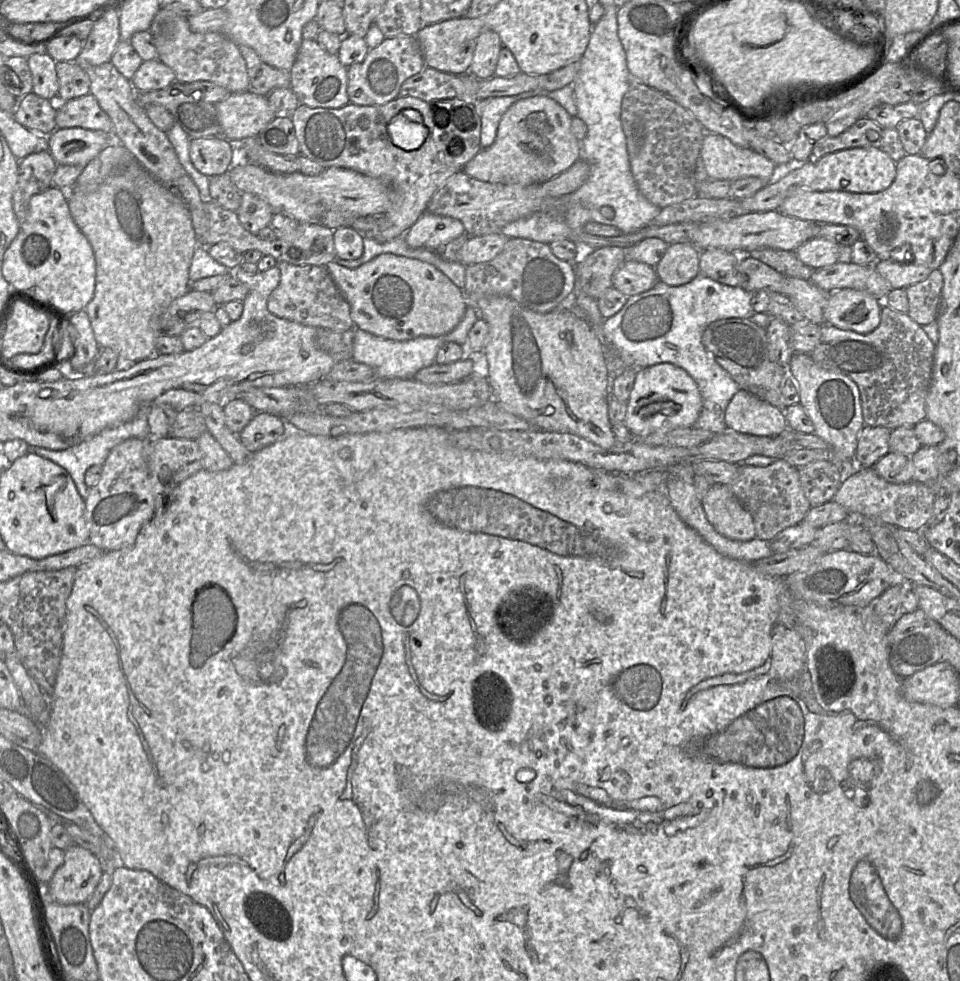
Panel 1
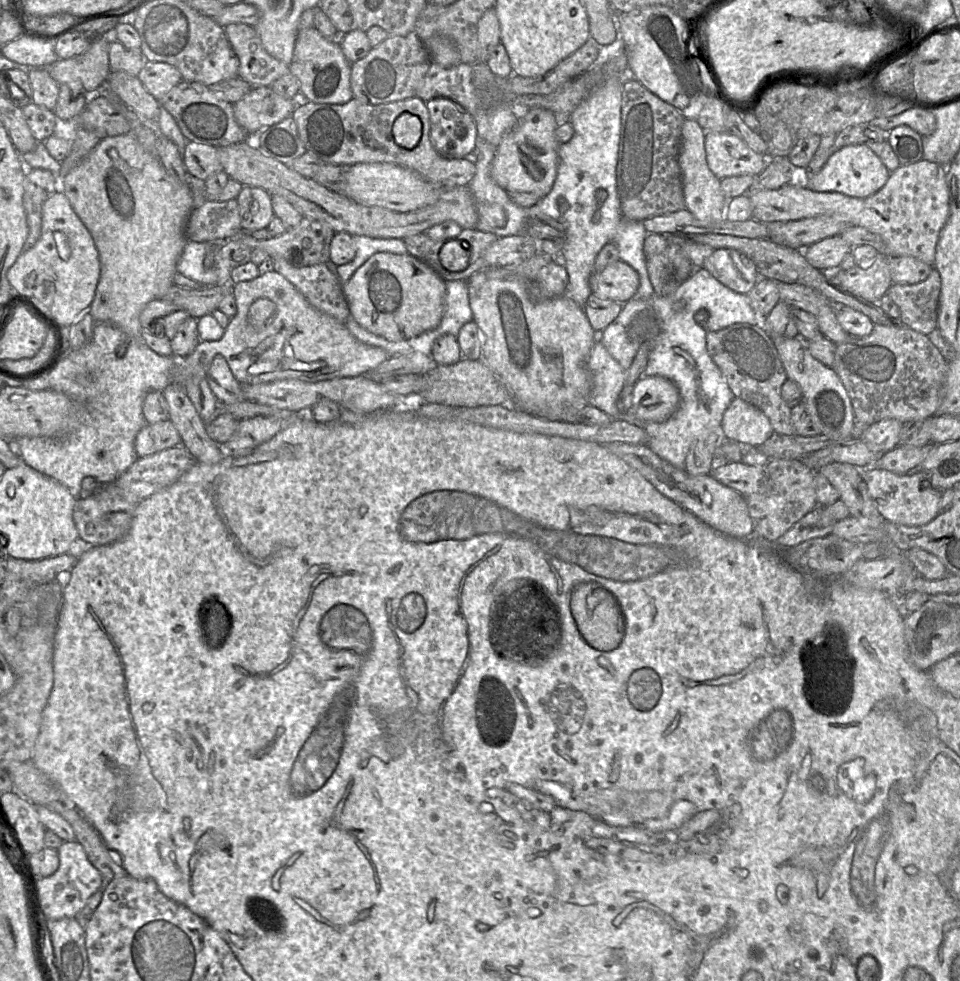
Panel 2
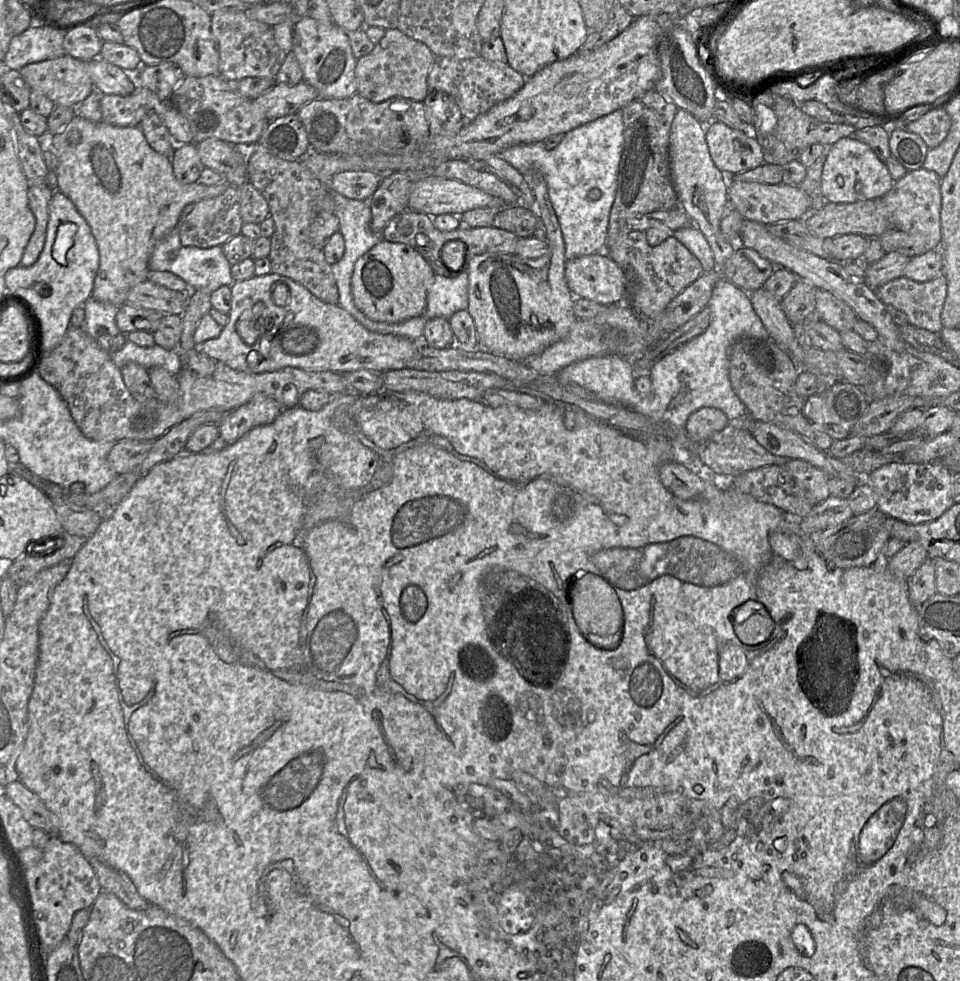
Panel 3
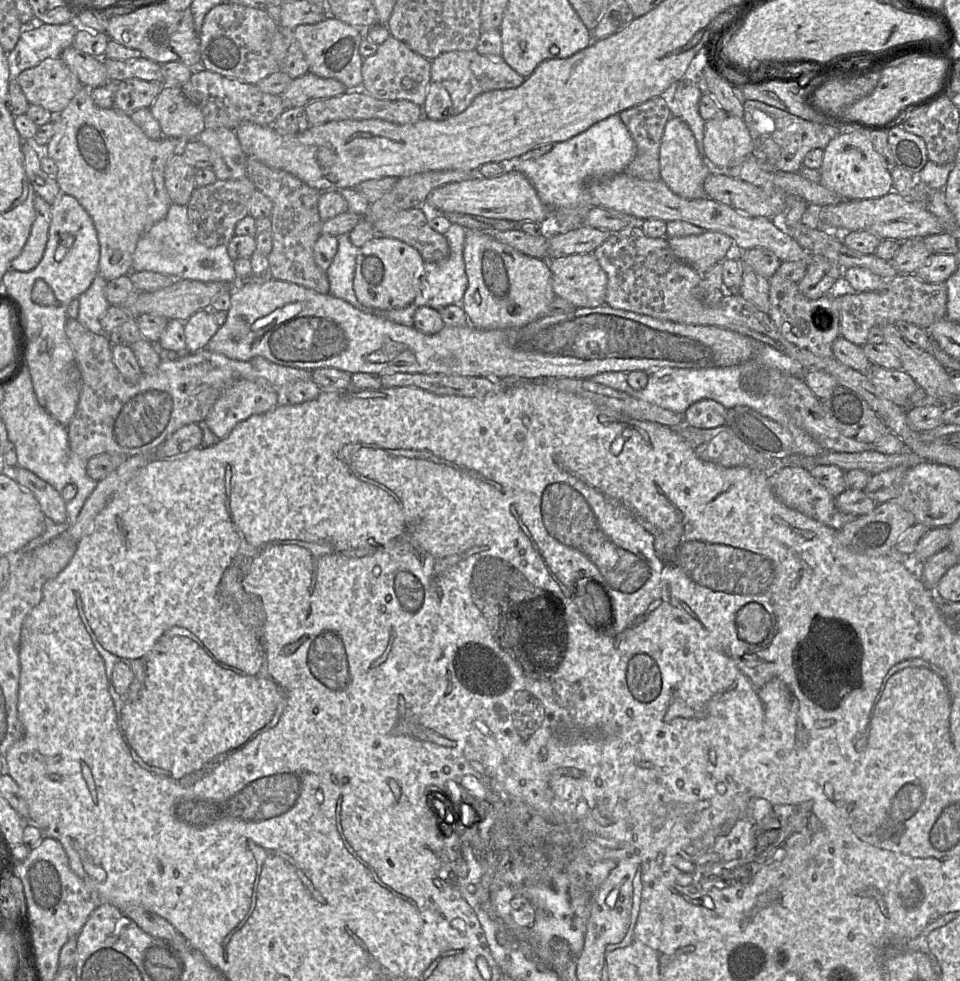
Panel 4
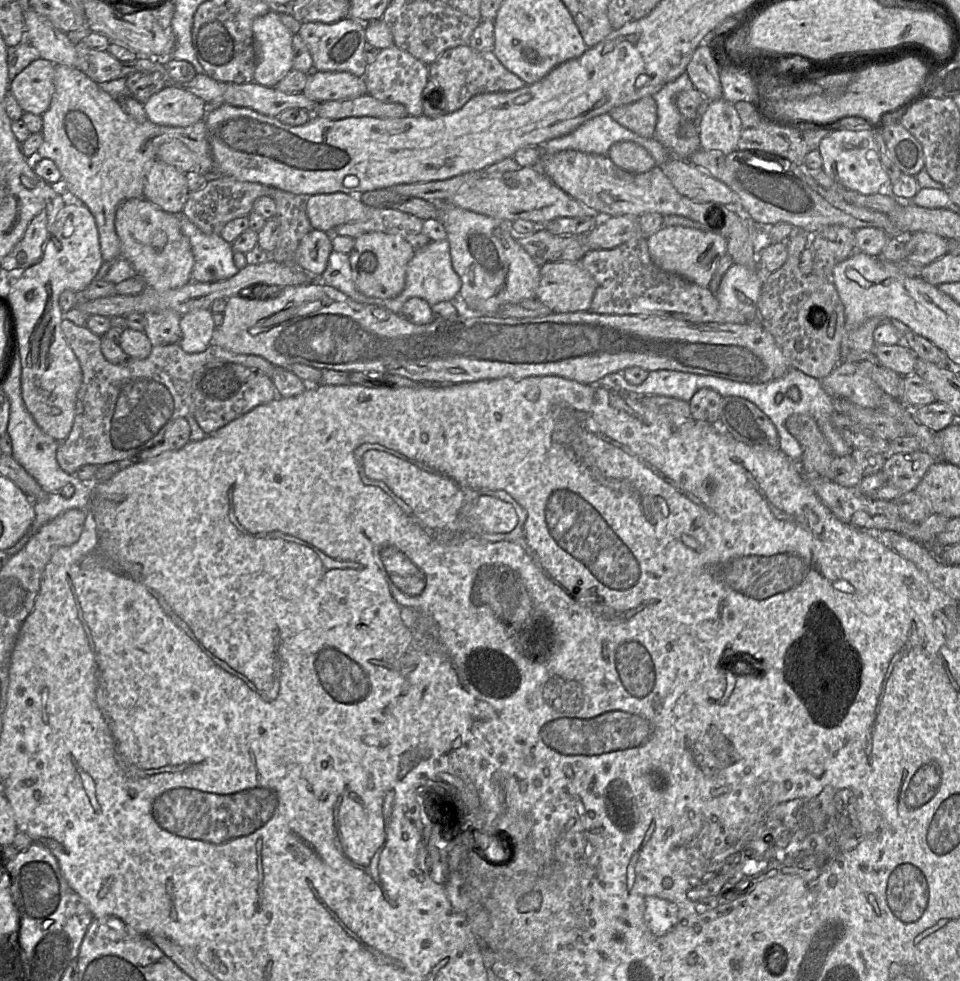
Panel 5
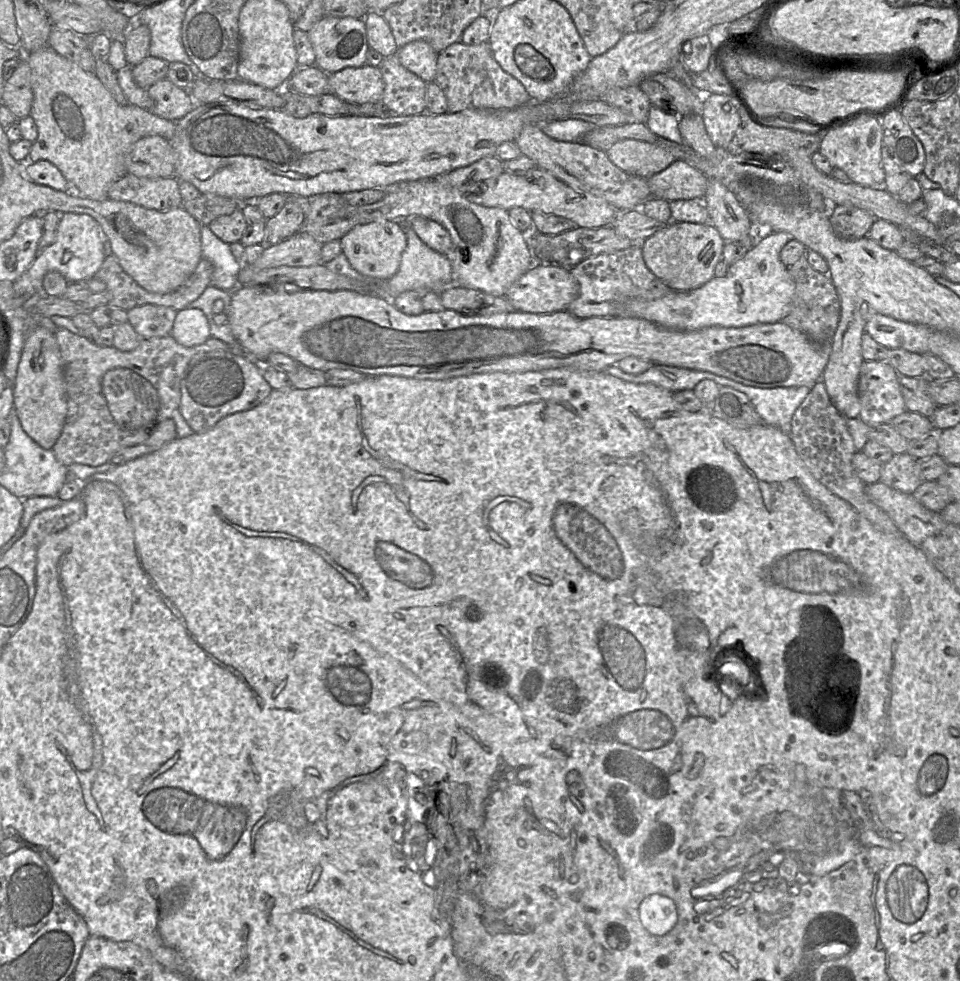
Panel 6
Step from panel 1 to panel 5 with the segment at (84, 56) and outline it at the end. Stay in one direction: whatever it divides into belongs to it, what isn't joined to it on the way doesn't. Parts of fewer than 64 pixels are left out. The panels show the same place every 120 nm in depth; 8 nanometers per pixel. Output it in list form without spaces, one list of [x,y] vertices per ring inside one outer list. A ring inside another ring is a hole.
[[[38,58],[11,82],[9,90],[24,113],[41,116],[48,110],[54,93],[55,68],[49,60]]]

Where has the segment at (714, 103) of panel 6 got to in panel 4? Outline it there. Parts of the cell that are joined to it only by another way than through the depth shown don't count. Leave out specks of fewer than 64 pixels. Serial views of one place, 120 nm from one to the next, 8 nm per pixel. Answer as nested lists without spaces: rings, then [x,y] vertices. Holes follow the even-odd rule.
[[[729,114],[705,122],[703,147],[710,166],[722,169],[739,166],[753,151],[744,120]]]

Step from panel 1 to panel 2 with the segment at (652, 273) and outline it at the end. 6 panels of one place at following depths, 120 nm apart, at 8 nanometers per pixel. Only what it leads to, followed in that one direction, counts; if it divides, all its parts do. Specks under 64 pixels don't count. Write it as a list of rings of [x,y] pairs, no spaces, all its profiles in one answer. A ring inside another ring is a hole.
[[[618,260],[599,272],[593,272],[589,285],[592,294],[600,299],[626,303],[637,292],[639,275],[631,266]]]

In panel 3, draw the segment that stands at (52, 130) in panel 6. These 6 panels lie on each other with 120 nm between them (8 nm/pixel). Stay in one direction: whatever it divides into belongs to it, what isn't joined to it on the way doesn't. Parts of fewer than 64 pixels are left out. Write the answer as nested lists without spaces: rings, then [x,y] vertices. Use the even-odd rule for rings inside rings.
[[[75,115],[60,133],[50,135],[45,141],[57,157],[55,173],[58,190],[73,202],[86,220],[98,246],[99,267],[91,298],[116,307],[126,303],[127,295],[134,286],[147,280],[154,247],[178,225],[186,205],[215,198],[224,193],[229,185],[238,187],[248,182],[250,147],[240,147],[239,162],[222,174],[223,181],[208,186],[198,182],[179,182],[174,176],[171,159],[154,151],[138,126],[119,127],[102,121],[91,122]]]

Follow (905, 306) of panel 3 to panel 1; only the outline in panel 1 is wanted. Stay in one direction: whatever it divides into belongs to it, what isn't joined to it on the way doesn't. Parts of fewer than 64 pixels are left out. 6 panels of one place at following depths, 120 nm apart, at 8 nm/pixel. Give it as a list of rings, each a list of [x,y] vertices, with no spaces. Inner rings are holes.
[[[939,268],[925,280],[907,287],[909,317],[920,326],[937,321],[942,288],[943,276]]]

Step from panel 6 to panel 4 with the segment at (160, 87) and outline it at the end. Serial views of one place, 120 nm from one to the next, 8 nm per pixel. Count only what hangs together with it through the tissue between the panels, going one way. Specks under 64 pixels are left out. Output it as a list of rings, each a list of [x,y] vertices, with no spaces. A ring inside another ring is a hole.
[[[164,87],[149,109],[159,122],[164,137],[180,139],[182,147],[205,129],[201,109],[184,96],[181,87]]]

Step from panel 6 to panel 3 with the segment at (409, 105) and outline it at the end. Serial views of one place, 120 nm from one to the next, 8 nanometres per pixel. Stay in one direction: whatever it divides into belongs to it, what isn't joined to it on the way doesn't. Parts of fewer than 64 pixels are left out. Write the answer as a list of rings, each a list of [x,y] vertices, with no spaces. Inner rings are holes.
[[[397,28],[386,29],[373,50],[357,59],[357,93],[372,102],[383,102],[392,97],[422,102],[429,92],[427,78],[434,58],[434,54],[424,43],[405,35]]]

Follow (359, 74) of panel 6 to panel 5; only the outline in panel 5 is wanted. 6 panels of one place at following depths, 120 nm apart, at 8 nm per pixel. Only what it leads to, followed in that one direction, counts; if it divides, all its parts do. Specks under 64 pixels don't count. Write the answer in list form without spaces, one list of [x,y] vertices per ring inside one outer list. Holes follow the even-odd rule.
[[[346,71],[319,72],[308,74],[302,93],[316,103],[358,97],[367,93],[363,77]]]

